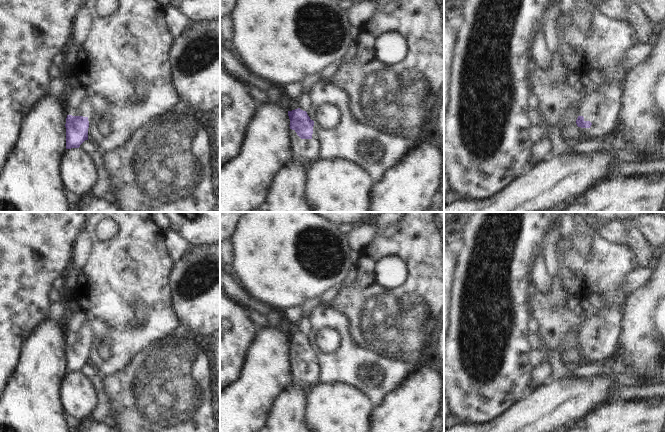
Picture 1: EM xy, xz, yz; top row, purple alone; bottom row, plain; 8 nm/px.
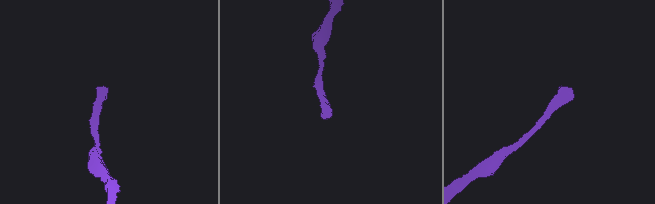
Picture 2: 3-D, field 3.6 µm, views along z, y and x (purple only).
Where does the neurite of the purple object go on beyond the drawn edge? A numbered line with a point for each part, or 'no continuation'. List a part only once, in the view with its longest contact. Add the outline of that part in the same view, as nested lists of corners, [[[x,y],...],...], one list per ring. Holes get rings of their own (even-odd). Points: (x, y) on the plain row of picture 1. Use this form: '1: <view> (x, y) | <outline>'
1: xy (75, 326) | [[[71,305],[66,309],[61,328],[67,339],[88,341],[92,335],[90,324],[83,311]]]

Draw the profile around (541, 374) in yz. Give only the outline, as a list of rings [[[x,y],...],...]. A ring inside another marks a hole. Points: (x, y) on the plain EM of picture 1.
[[[542,362],[539,366],[533,368],[530,380],[530,390],[544,386],[551,380],[552,368],[549,364]]]

